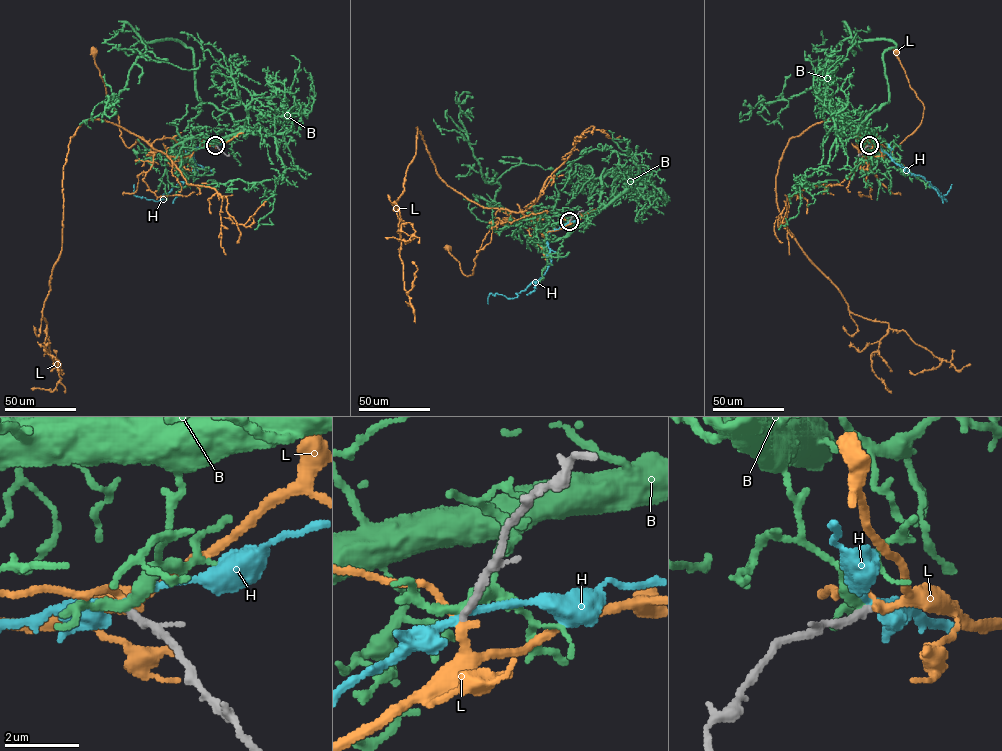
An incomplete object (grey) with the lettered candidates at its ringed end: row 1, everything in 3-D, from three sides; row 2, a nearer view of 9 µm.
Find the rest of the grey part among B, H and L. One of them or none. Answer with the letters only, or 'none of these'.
L

